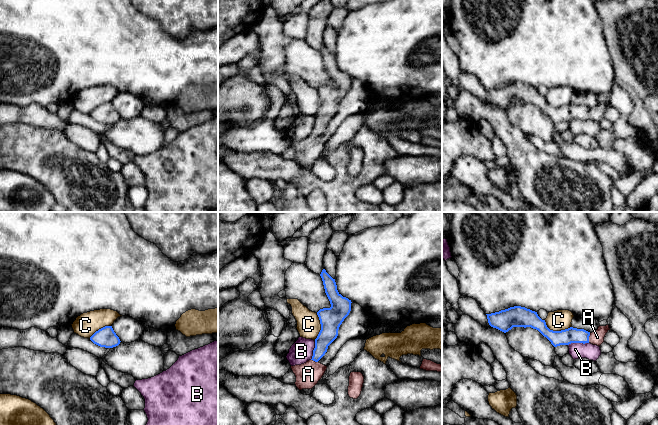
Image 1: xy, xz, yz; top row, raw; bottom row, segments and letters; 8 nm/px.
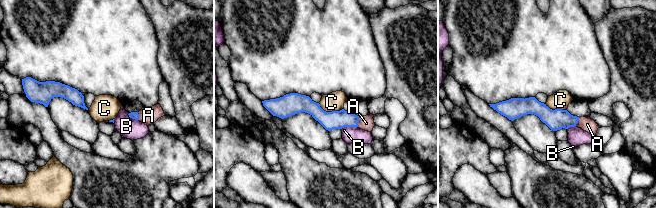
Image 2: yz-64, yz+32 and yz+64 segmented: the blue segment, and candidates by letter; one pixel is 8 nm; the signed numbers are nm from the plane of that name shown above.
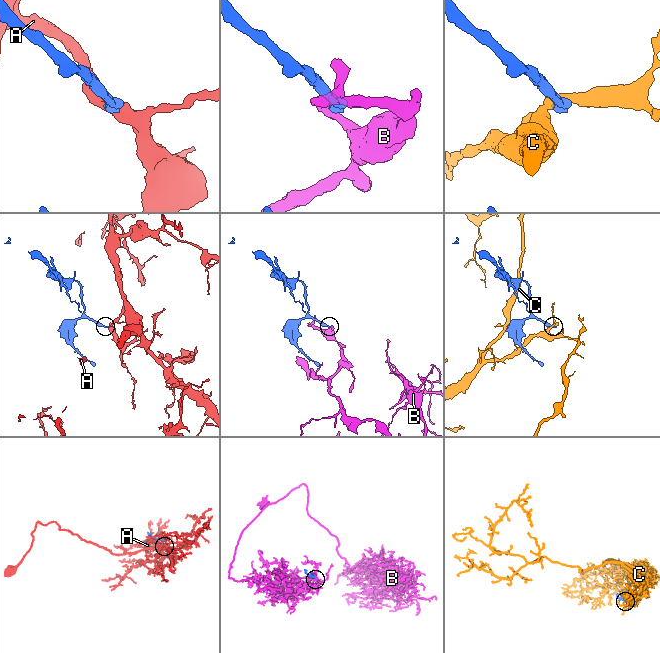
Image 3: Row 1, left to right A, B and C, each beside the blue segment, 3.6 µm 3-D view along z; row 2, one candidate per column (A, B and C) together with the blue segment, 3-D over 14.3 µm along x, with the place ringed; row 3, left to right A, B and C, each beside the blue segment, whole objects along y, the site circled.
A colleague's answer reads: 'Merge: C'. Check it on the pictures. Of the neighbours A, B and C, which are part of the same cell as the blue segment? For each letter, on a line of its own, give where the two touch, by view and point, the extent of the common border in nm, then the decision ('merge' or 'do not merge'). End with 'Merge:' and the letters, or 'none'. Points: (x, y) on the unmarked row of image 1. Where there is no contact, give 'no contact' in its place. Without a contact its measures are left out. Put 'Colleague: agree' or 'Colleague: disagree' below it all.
A: meets blue in yz at (588, 114); contact 80 nm long; merge
B: meets blue in yz at (578, 118); contact 170 nm long; do not merge
C: meets blue in yz at (556, 107); contact 240 nm long; do not merge
Merge: A
Colleague: disagree

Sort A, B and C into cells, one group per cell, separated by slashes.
A / B / C

